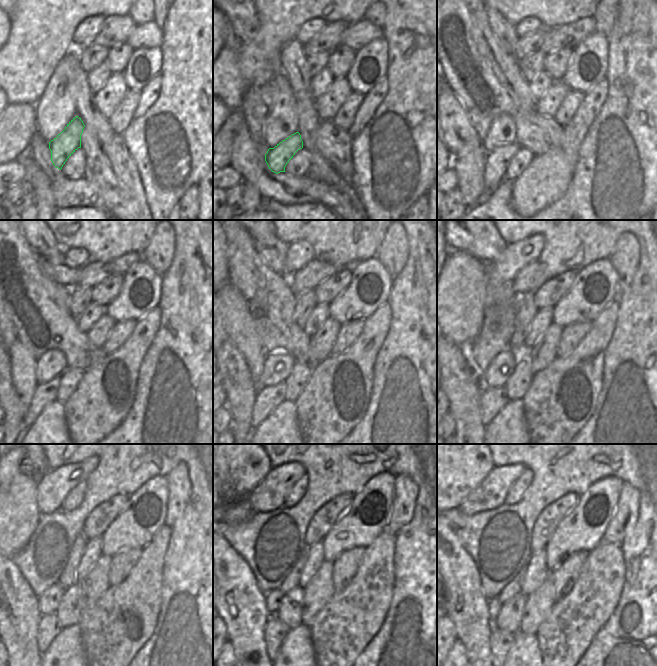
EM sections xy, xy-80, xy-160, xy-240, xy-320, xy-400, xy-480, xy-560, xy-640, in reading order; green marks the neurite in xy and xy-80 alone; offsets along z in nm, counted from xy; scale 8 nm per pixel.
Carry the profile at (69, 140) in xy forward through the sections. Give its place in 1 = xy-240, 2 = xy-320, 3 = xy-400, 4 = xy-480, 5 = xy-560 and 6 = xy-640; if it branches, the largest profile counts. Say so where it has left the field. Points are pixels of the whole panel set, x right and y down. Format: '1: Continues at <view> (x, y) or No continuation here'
1: Continues at xy-240 (45, 394)
2: Continues at xy-320 (267, 398)
3: Continues at xy-400 (492, 400)
4: Continues at xy-480 (49, 626)
5: Continues at xy-560 (275, 631)
6: Continues at xy-640 (501, 642)

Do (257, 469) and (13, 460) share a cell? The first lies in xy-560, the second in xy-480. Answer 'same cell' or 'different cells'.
same cell

